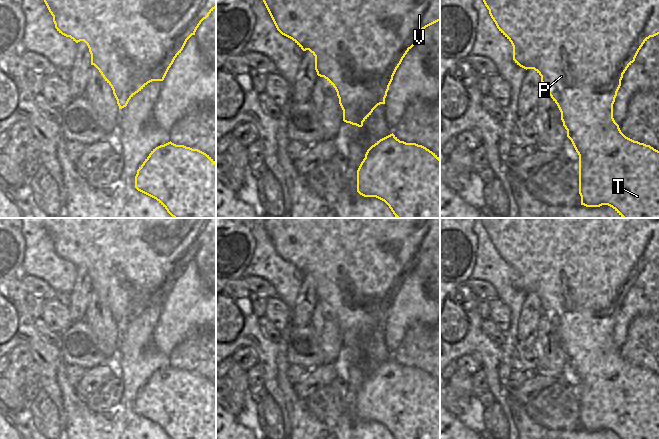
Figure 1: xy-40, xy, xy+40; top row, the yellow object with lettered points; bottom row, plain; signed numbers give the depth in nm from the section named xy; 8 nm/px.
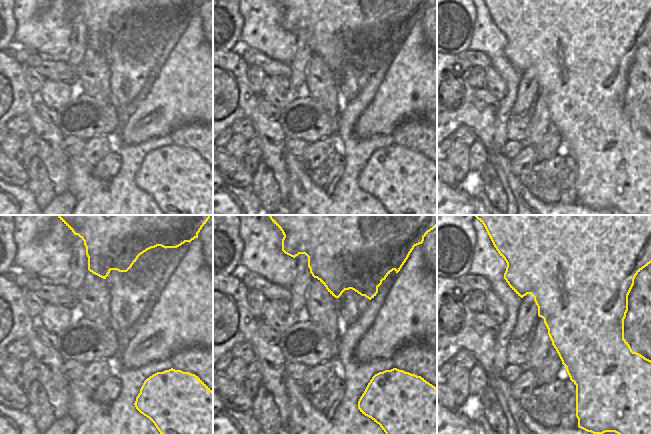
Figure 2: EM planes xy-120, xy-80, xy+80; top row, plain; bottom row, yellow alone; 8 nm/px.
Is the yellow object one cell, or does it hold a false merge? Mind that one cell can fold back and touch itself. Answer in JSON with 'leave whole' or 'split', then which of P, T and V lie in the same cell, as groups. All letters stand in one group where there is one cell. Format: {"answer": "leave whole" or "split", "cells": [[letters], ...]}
{"answer": "leave whole", "cells": [["P", "T", "V"]]}

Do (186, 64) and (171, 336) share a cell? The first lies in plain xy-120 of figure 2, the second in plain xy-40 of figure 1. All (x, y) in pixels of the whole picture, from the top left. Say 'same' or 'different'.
same

